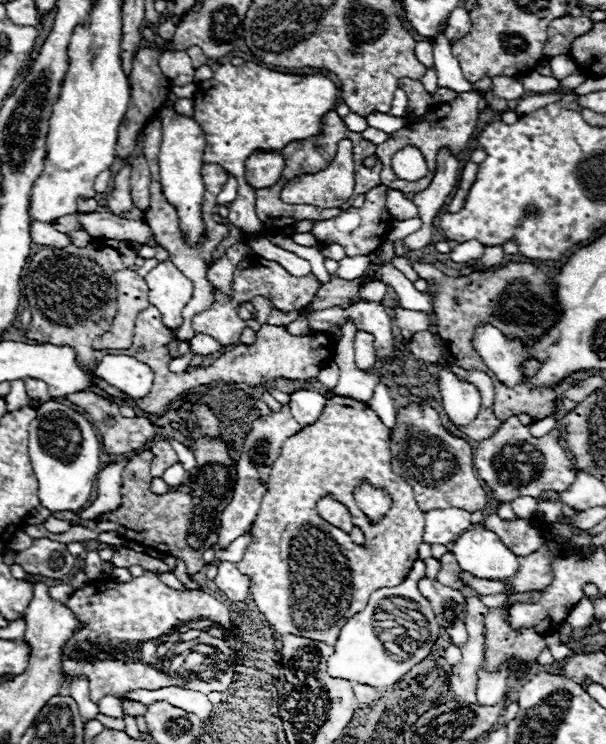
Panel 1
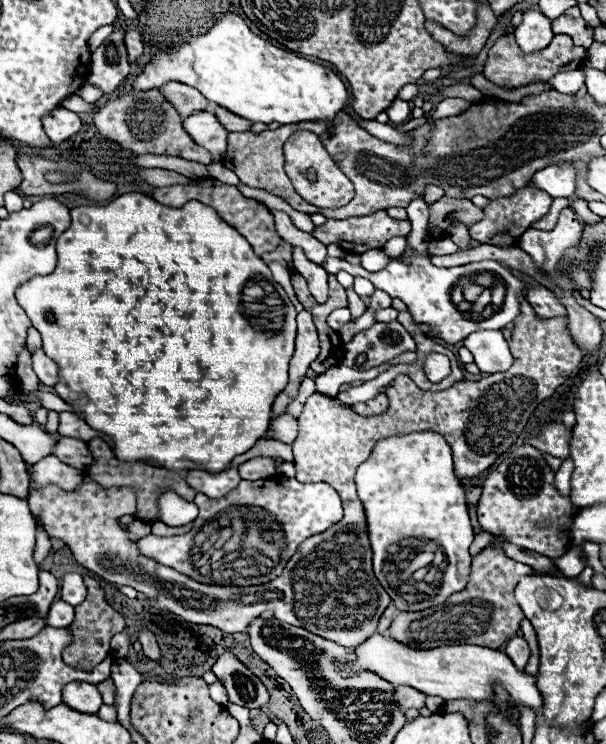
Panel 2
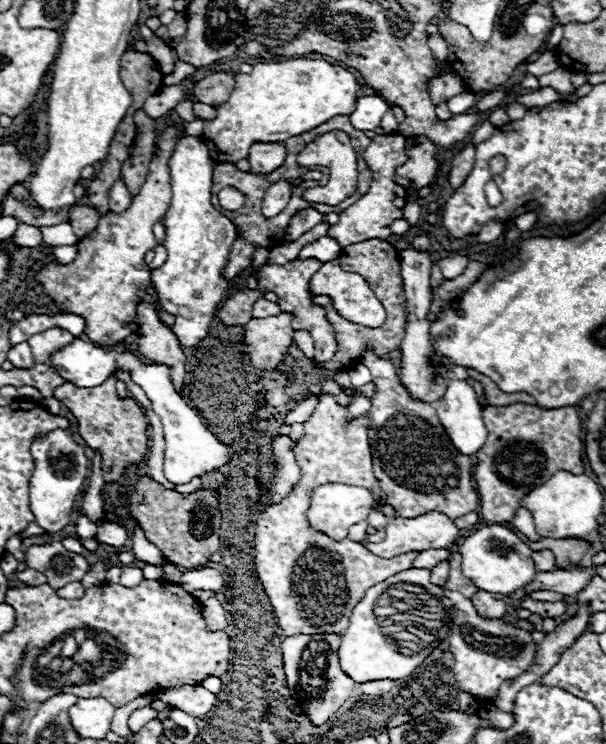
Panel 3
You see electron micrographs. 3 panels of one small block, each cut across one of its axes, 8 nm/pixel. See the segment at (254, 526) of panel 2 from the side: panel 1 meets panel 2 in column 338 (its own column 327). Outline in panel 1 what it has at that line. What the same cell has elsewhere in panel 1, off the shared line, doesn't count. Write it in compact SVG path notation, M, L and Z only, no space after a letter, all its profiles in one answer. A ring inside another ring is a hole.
M326 496L324 500L320 500L318 508L320 508L320 516L324 516L330 524L336 524L338 528L344 528L344 530L352 528L352 520L350 520L350 514L344 508L344 504Z

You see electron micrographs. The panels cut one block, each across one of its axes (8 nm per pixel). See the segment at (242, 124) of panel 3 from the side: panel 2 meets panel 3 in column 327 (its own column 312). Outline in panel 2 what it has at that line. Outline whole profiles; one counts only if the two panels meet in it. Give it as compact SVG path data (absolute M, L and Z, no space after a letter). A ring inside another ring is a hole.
M236 14L224 16L206 36L186 36L172 52L158 52L134 80L132 88L134 92L144 92L170 80L200 90L210 102L220 104L240 118L264 124L332 122L334 116L350 104L344 82L330 68L268 44L250 32L246 22Z

